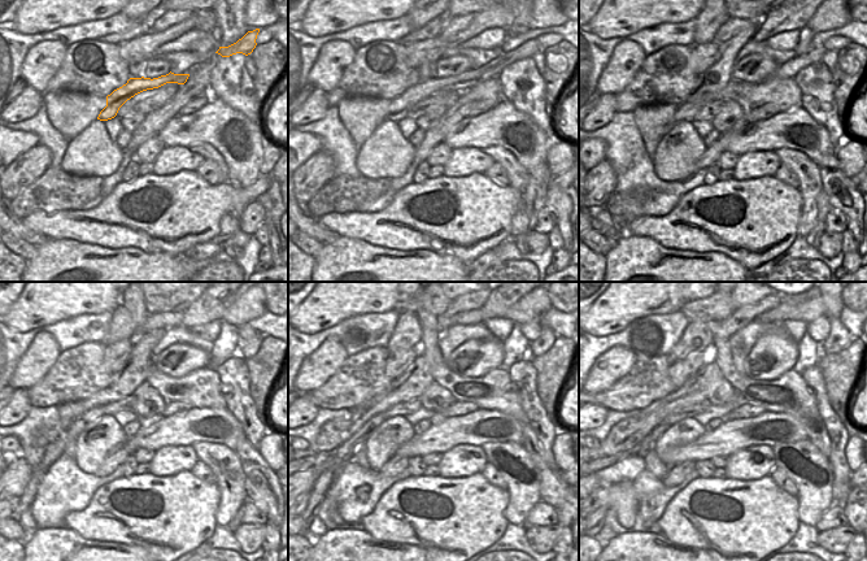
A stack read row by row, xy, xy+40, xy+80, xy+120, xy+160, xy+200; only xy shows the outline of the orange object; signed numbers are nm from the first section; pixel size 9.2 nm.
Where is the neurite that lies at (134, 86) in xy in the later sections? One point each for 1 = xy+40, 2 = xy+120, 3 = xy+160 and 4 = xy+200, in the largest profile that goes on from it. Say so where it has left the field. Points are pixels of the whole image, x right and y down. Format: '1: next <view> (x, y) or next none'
1: next xy+40 (400, 107)
2: next xy+120 (53, 451)
3: next xy+160 (345, 452)
4: next xy+200 (627, 469)

